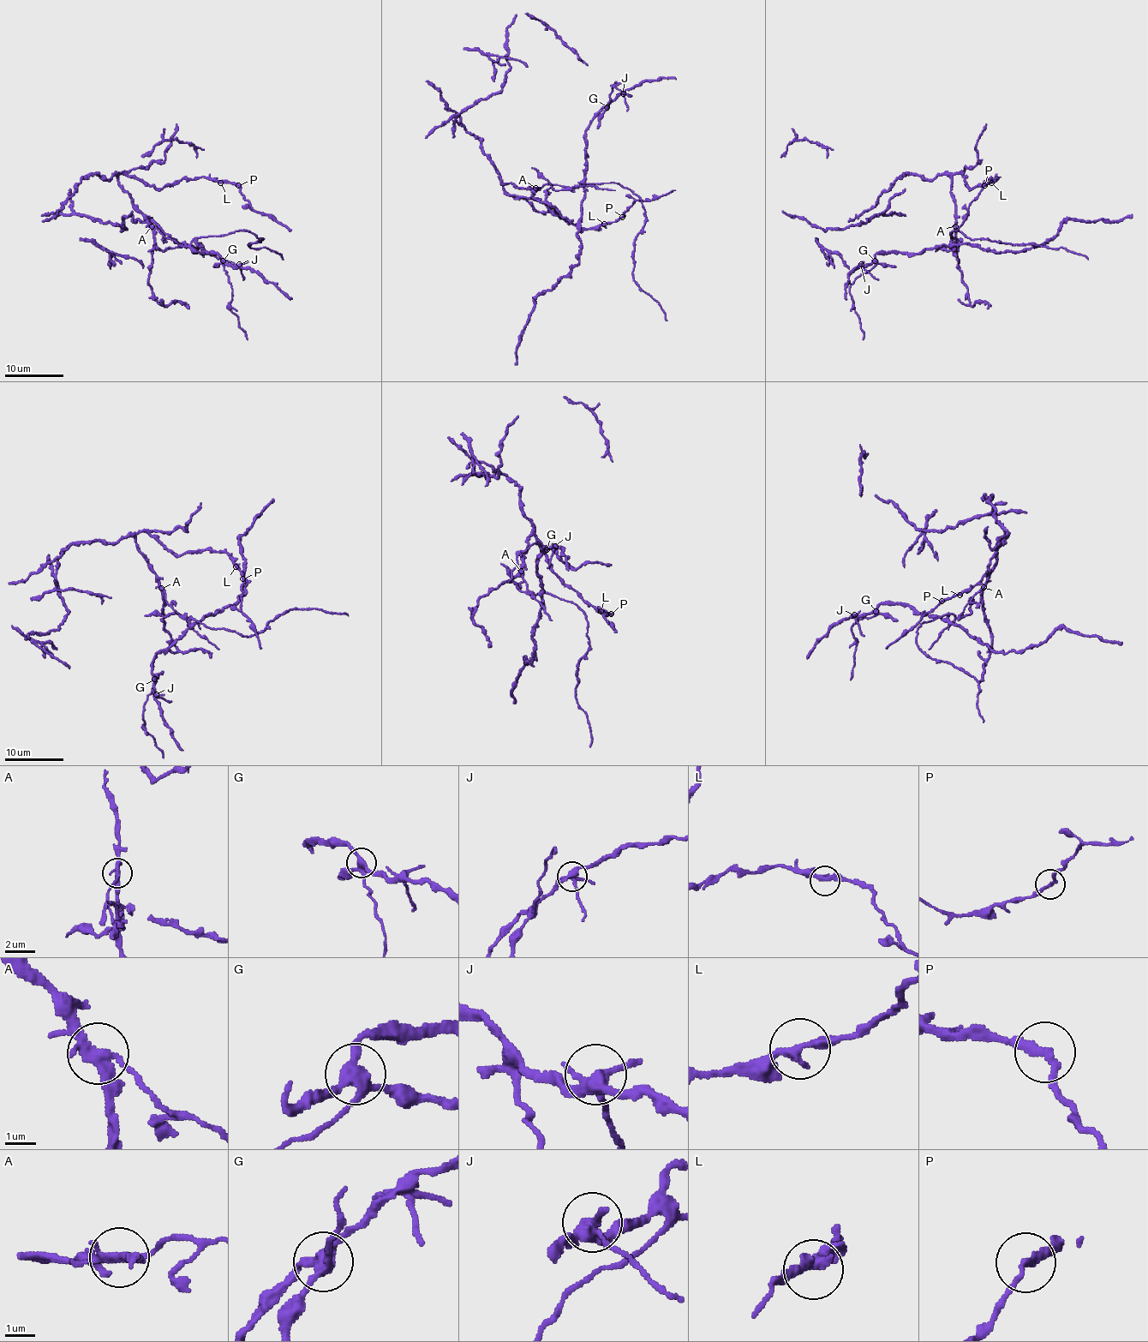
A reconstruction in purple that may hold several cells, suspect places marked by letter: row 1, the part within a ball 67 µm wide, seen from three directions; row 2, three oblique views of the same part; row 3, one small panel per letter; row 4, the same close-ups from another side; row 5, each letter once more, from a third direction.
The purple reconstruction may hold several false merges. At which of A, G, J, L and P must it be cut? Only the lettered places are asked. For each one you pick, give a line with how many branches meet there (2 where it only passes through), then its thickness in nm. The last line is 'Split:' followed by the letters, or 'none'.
A: branches 3; calibre 280 nm
G: branches 4; calibre 360 nm
P: branches 2; calibre 220 nm
Split: A, G, P

